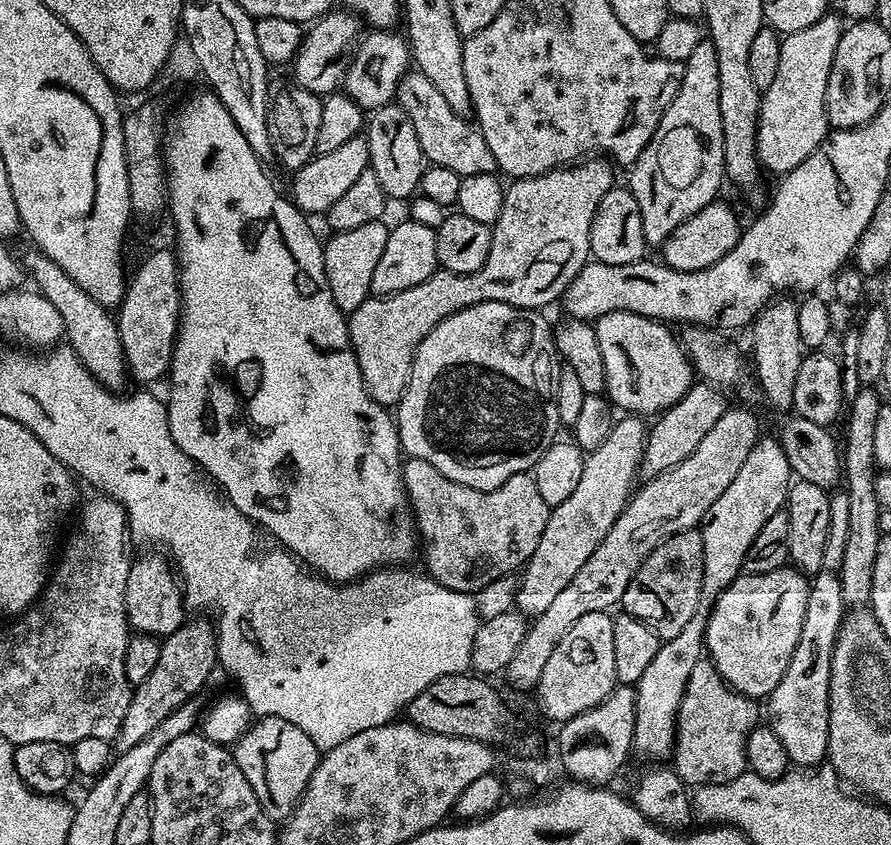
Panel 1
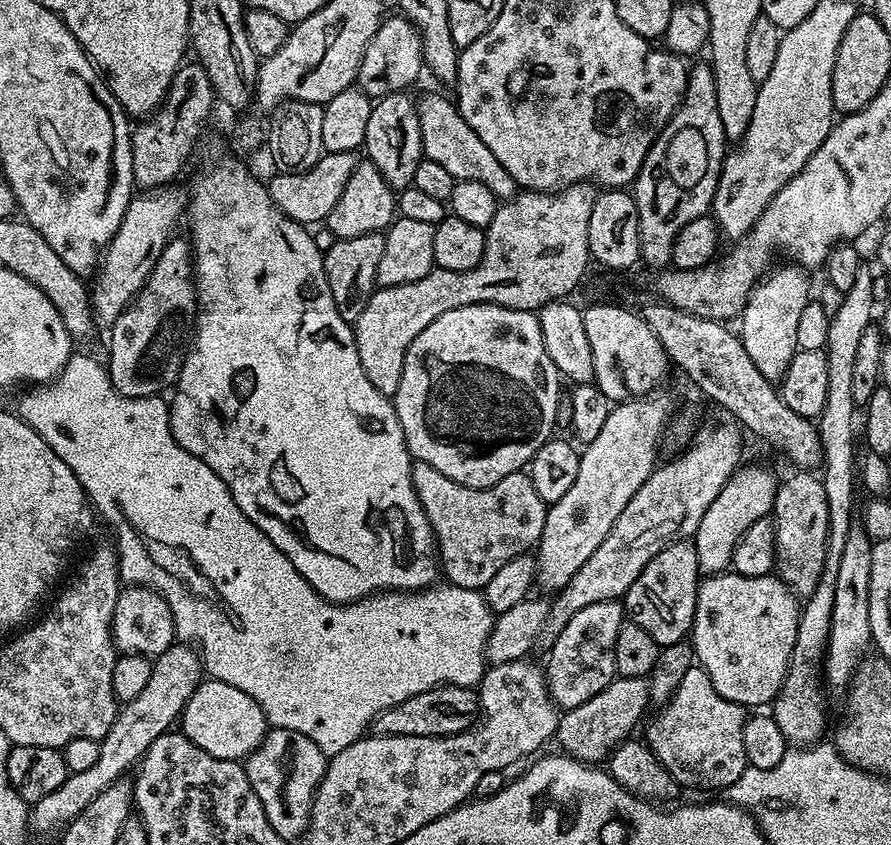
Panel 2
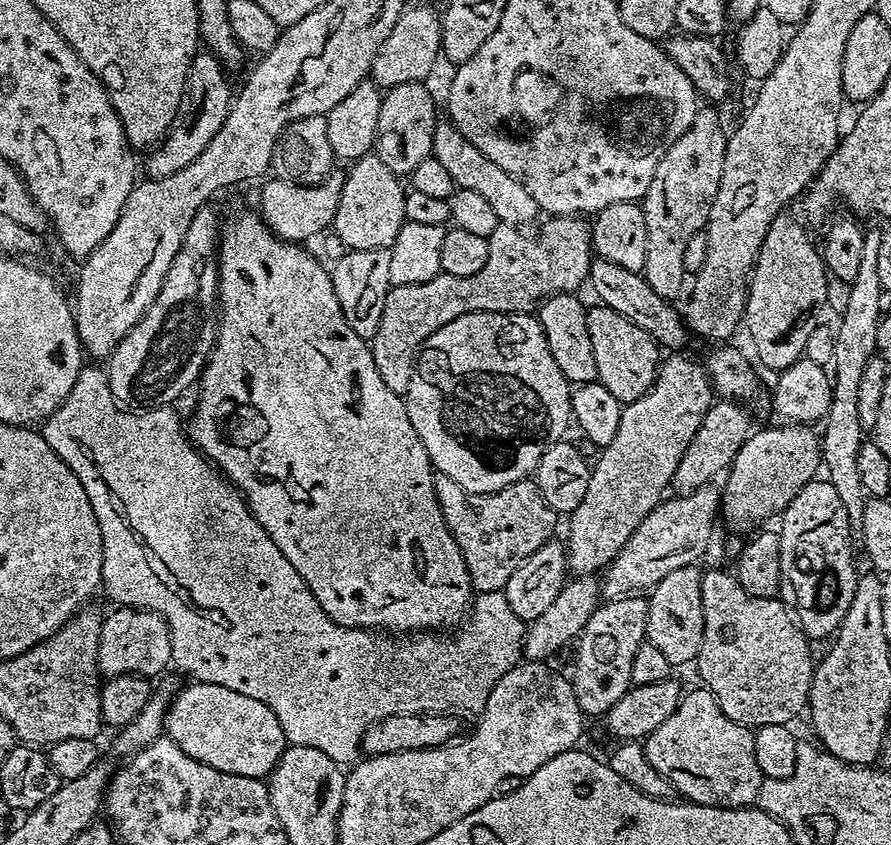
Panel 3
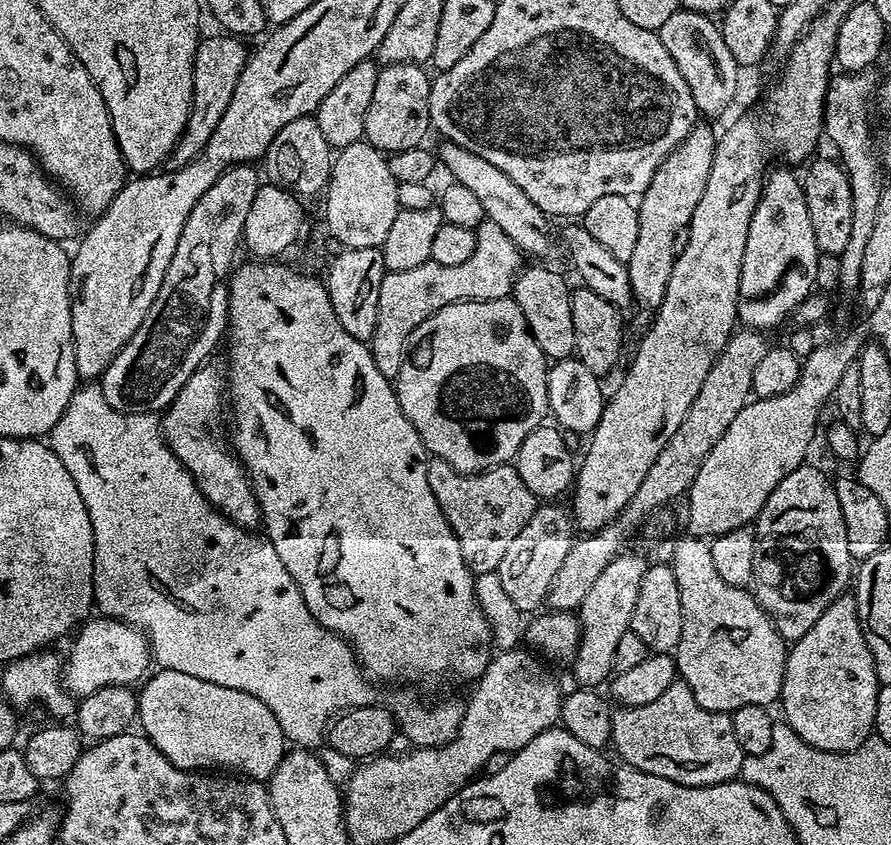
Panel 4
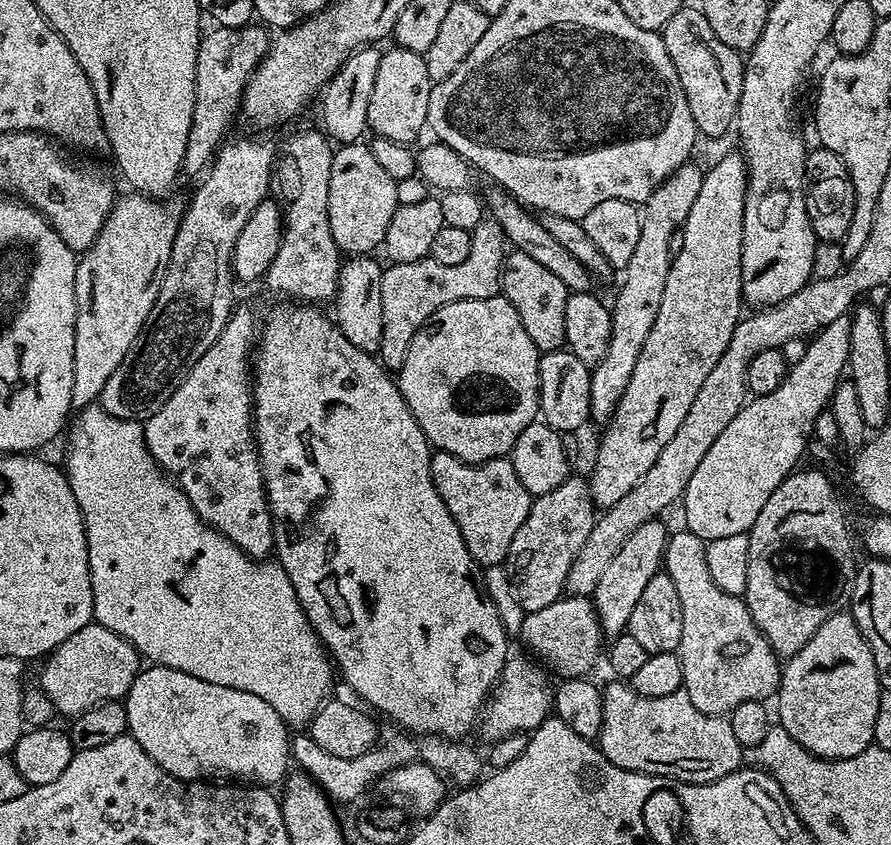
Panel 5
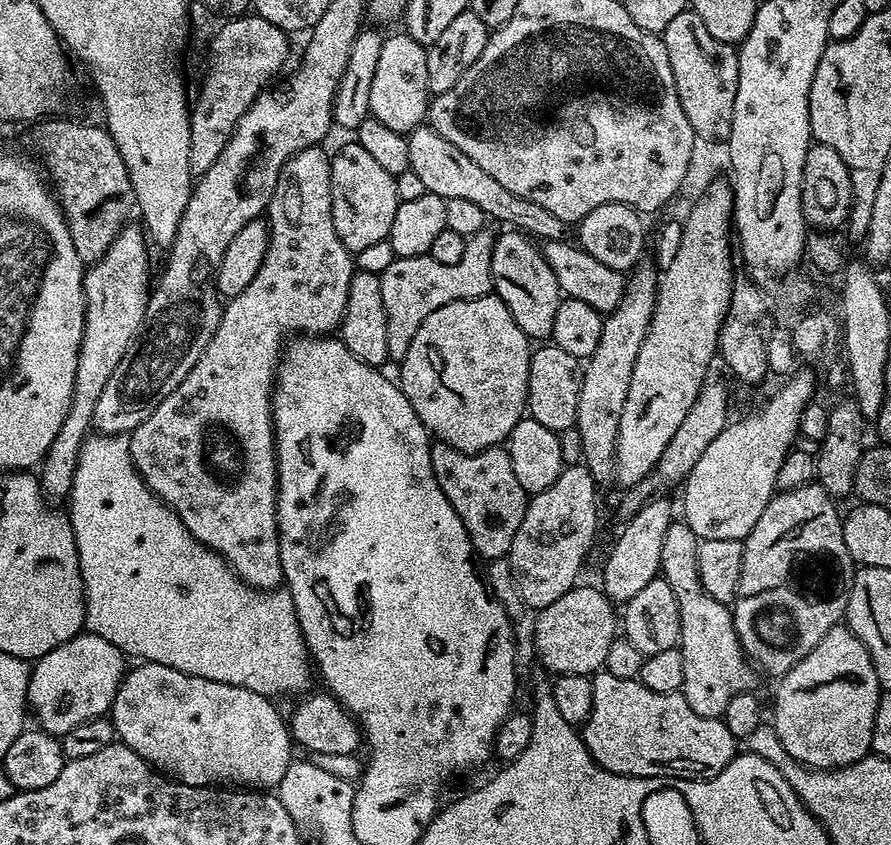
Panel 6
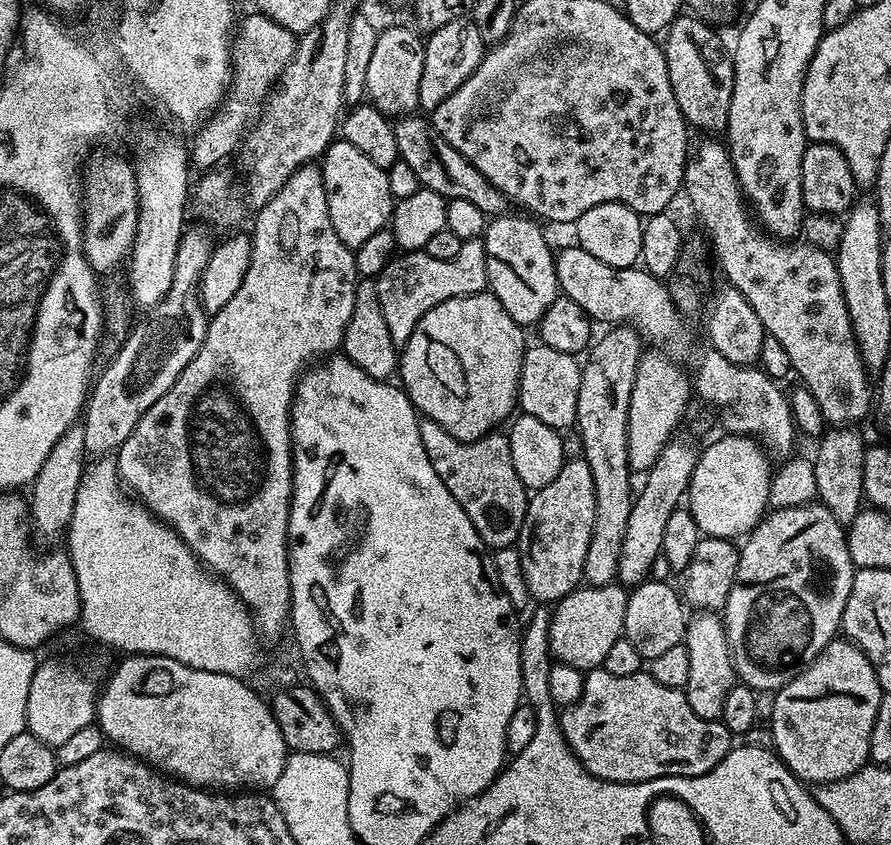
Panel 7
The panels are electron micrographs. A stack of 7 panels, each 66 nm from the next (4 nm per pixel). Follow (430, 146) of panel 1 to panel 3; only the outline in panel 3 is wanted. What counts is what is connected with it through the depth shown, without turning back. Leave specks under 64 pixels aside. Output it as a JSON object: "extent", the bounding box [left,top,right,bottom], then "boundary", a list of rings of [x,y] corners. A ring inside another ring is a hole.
{"extent":[430,122,534,222],"boundary":[[[451,122],[443,123],[431,125],[432,151],[430,155],[438,158],[442,166],[446,166],[446,171],[449,172],[456,187],[475,190],[478,194],[482,194],[482,198],[490,202],[494,214],[501,221],[521,222],[520,220],[526,219],[528,210],[534,202],[532,195],[517,180],[510,178],[510,174],[506,174],[502,166],[490,162],[490,158],[486,158],[486,154],[478,146],[474,146],[474,142],[465,138]]]}

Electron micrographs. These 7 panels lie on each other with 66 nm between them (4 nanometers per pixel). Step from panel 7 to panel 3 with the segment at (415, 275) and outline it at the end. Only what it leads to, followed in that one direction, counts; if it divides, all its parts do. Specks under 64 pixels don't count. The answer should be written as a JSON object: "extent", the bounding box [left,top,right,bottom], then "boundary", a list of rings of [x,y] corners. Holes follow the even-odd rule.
{"extent":[370,216,590,382],"boundary":[[[560,216],[557,220],[548,220],[544,229],[537,236],[523,236],[517,225],[512,222],[497,223],[496,229],[489,232],[487,241],[487,256],[475,272],[464,276],[455,276],[449,272],[440,272],[428,280],[417,284],[398,284],[389,287],[384,301],[380,304],[380,317],[376,320],[376,329],[372,332],[370,340],[370,353],[372,365],[381,379],[392,382],[400,372],[400,363],[404,360],[404,351],[408,348],[408,339],[412,331],[423,322],[427,316],[435,314],[439,308],[452,304],[455,300],[516,300],[521,296],[524,300],[532,300],[535,296],[543,294],[572,294],[588,279],[590,263],[590,228],[587,223],[580,220],[571,220],[568,216]]]}

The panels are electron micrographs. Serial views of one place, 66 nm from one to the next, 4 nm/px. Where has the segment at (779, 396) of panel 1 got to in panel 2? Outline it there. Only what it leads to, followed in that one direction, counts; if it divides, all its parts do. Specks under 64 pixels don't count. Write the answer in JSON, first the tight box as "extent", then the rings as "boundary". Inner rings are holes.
{"extent":[738,266,810,382],"boundary":[[[800,266],[787,267],[780,269],[777,267],[761,279],[748,296],[744,311],[738,317],[739,324],[741,323],[738,335],[749,351],[751,361],[758,366],[758,370],[765,375],[765,378],[773,382],[784,379],[790,362],[796,356],[798,321],[810,299],[809,273]]]}

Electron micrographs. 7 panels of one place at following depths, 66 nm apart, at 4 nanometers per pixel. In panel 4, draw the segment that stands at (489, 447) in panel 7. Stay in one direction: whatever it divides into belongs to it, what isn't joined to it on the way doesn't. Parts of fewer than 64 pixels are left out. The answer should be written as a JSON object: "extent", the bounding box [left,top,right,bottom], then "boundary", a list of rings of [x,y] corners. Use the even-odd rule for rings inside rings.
{"extent":[426,459,538,573],"boundary":[[[429,459],[426,478],[438,506],[458,538],[462,558],[472,573],[495,572],[502,558],[513,551],[516,539],[524,536],[524,527],[538,507],[538,498],[522,482],[512,464],[491,468],[473,476],[463,475],[445,460]]]}

